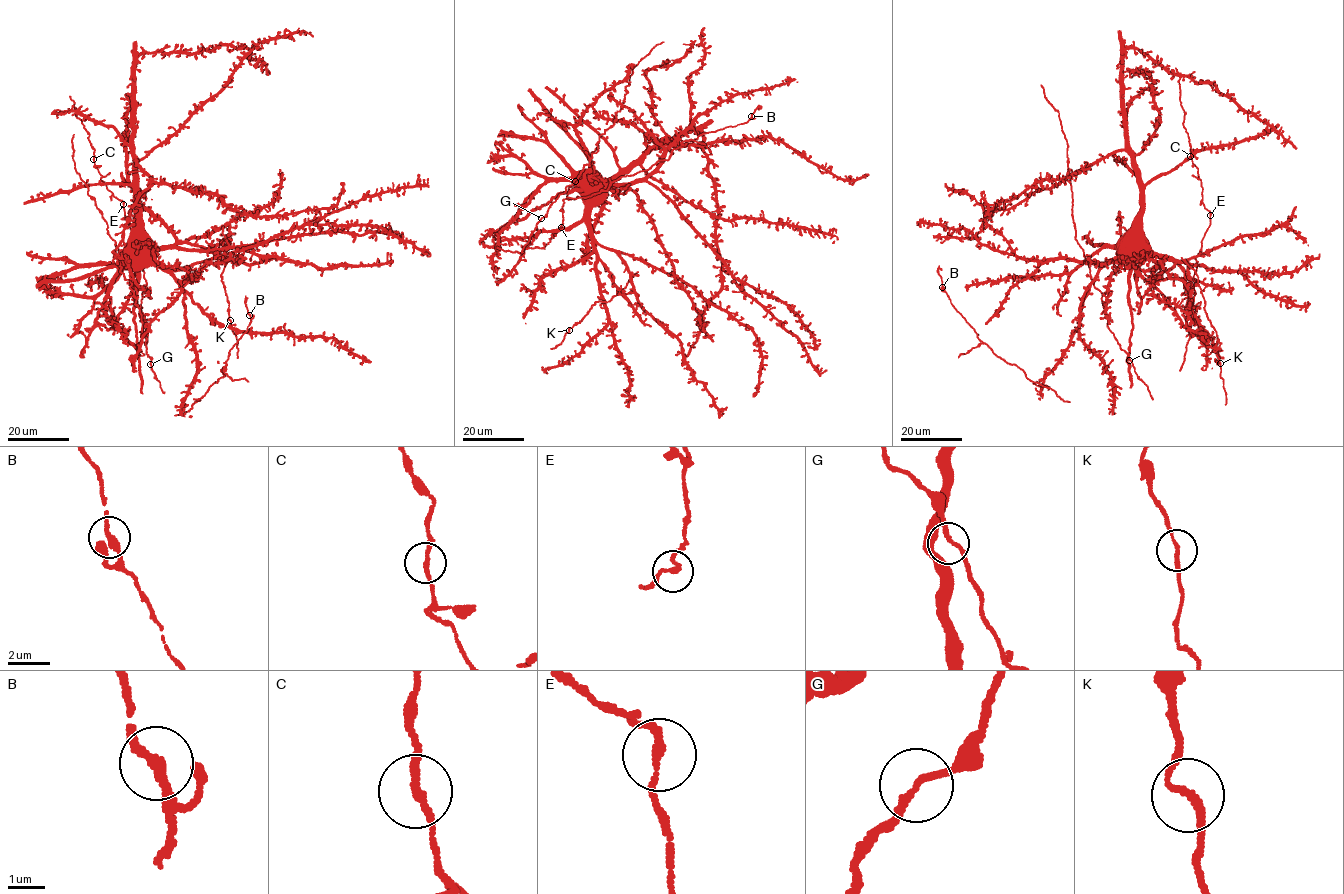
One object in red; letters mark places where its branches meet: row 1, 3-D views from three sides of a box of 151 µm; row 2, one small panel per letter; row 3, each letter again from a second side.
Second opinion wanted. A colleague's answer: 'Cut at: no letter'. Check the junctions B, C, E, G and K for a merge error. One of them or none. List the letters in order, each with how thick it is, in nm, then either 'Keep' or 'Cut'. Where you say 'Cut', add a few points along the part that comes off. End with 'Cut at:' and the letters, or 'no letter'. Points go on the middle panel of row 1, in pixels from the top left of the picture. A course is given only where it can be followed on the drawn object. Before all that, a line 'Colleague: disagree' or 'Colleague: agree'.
Colleague: agree
B: Thickness 200 nm. Keep
C: Thickness 200 nm. Keep
E: Thickness 190 nm. Keep
G: Thickness 180 nm. Keep
K: Thickness 180 nm. Keep
Cut at: no letter

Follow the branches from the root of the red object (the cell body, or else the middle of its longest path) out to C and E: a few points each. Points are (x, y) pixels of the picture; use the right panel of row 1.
C: (1130, 233), (1140, 232), (1153, 251), (1178, 265), (1191, 315), (1195, 257), (1211, 213), (1203, 203), (1191, 156)
E: (1130, 233), (1140, 232), (1153, 251), (1178, 265), (1184, 274), (1191, 315), (1195, 257), (1209, 225), (1210, 215)

